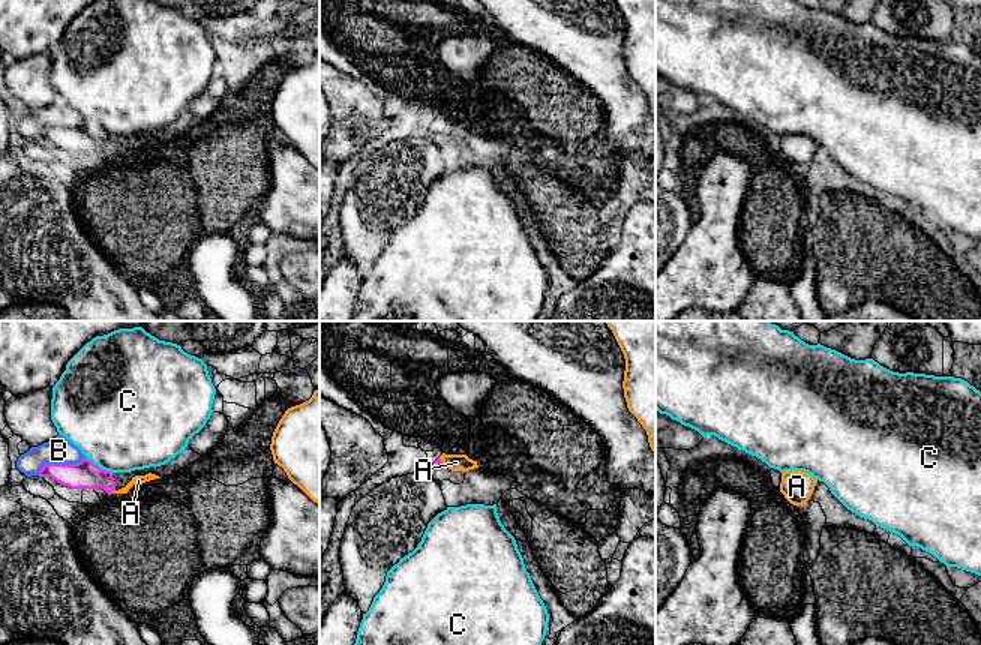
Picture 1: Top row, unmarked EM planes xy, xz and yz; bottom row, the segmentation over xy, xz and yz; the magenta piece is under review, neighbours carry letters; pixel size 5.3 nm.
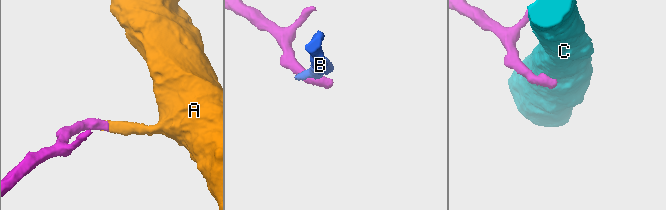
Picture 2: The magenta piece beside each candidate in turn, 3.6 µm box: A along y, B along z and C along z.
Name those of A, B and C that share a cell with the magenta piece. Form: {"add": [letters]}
{"add": ["A"]}

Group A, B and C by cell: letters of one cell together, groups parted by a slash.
A / B / C

